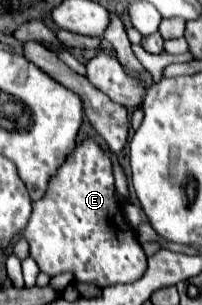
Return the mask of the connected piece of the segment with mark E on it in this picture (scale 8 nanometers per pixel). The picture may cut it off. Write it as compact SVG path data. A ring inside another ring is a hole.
M87 139L75 147L67 163L59 169L41 201L33 203L33 213L23 237L31 247L31 257L39 269L51 277L71 271L75 281L95 283L101 289L115 283L139 279L147 269L147 257L137 243L135 231L123 219L115 201L111 153Z

